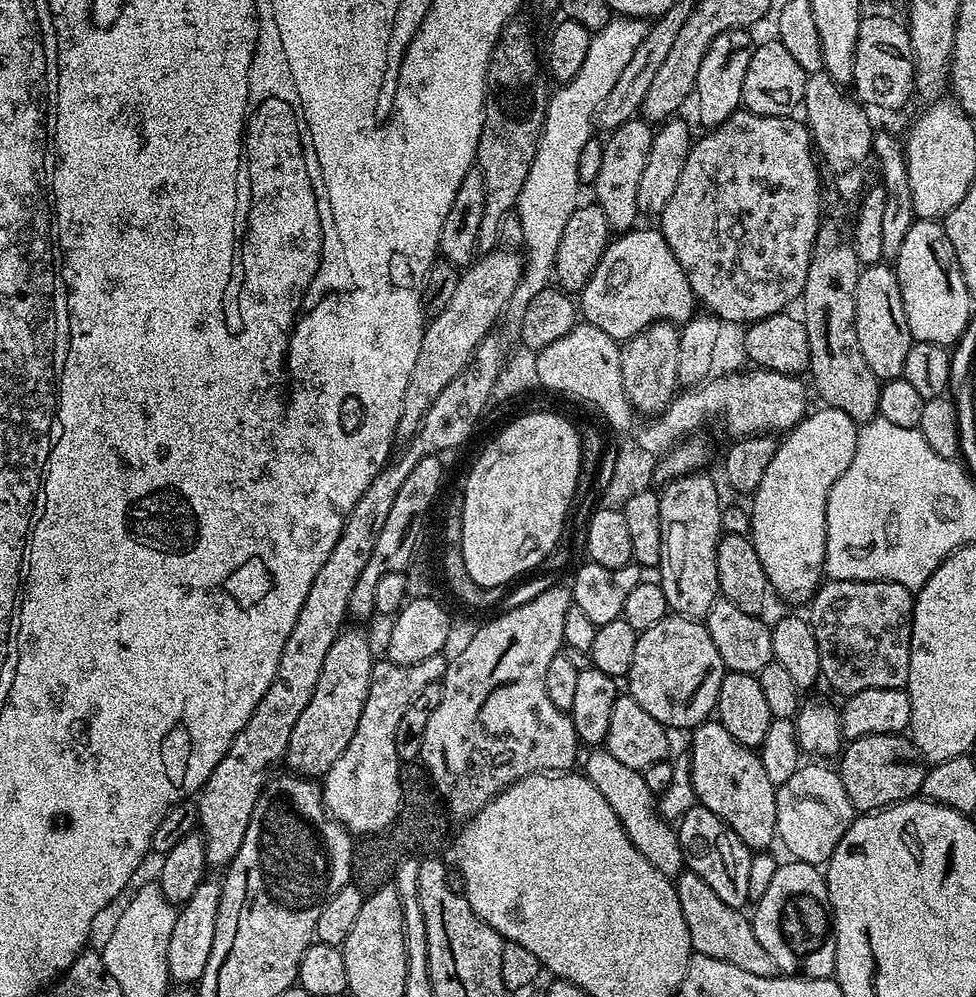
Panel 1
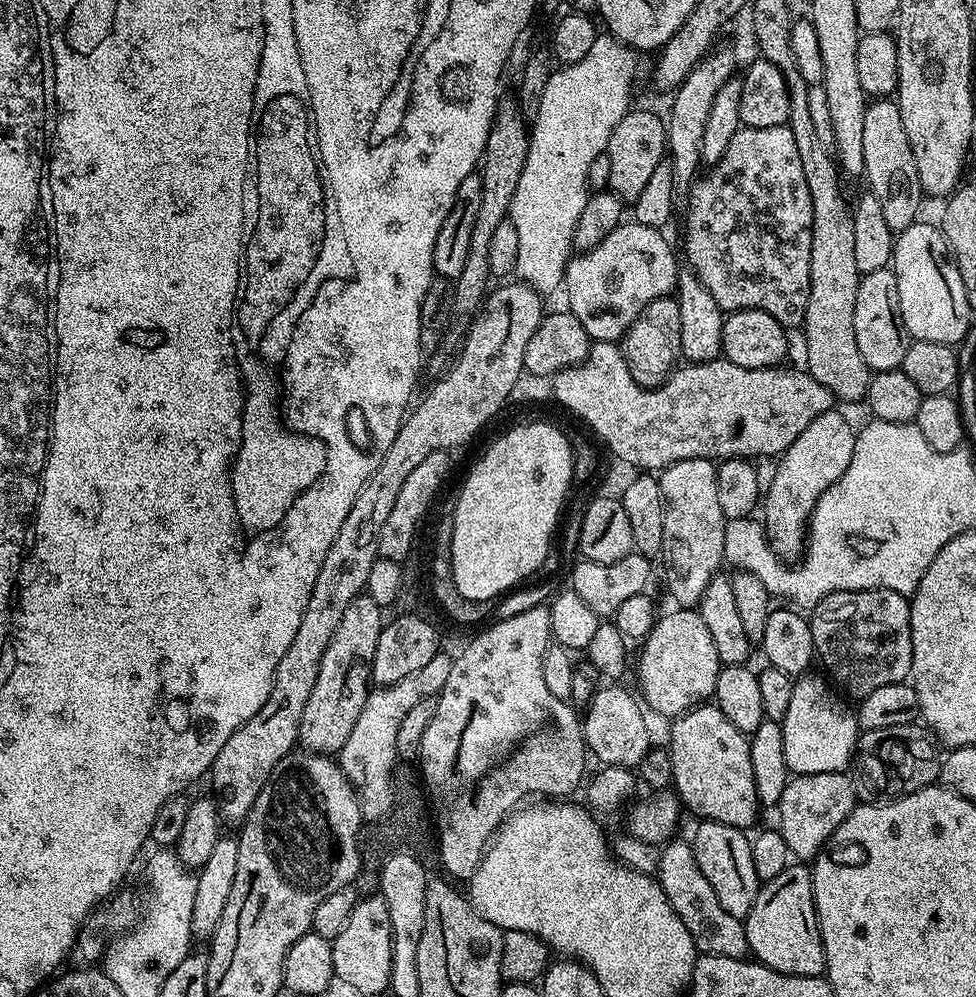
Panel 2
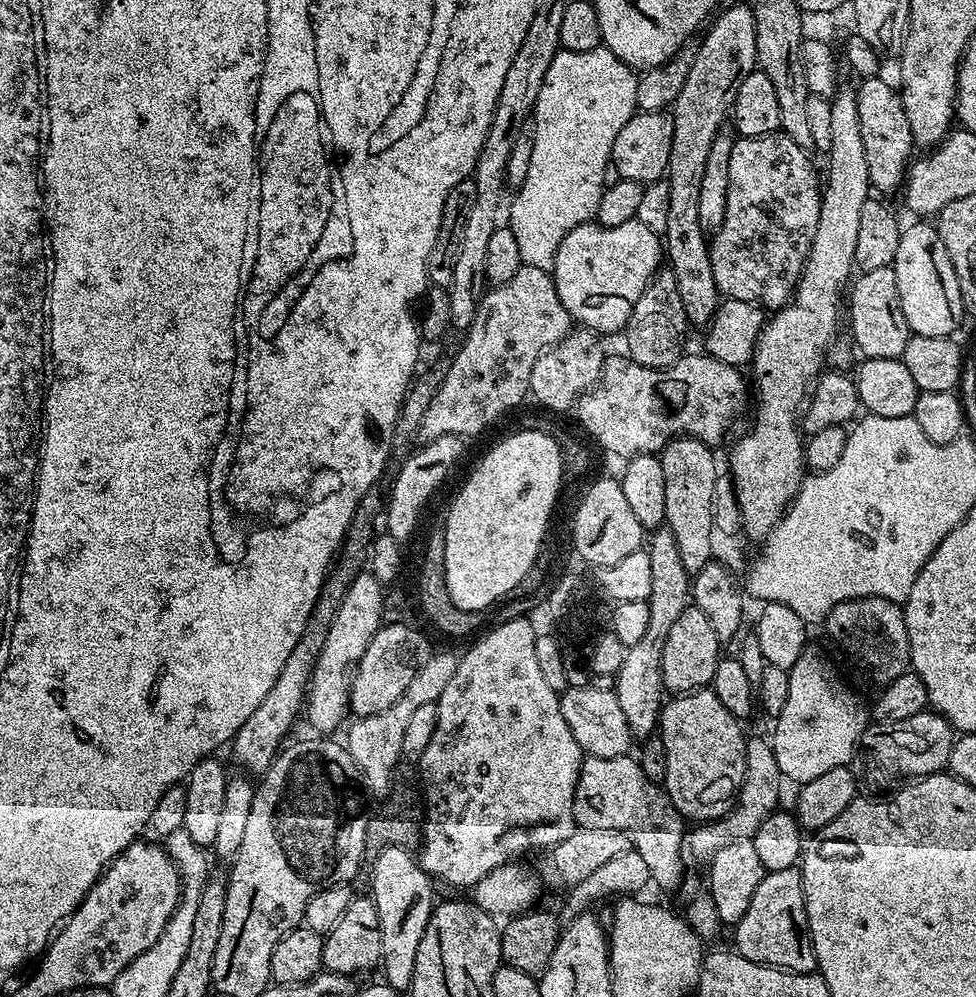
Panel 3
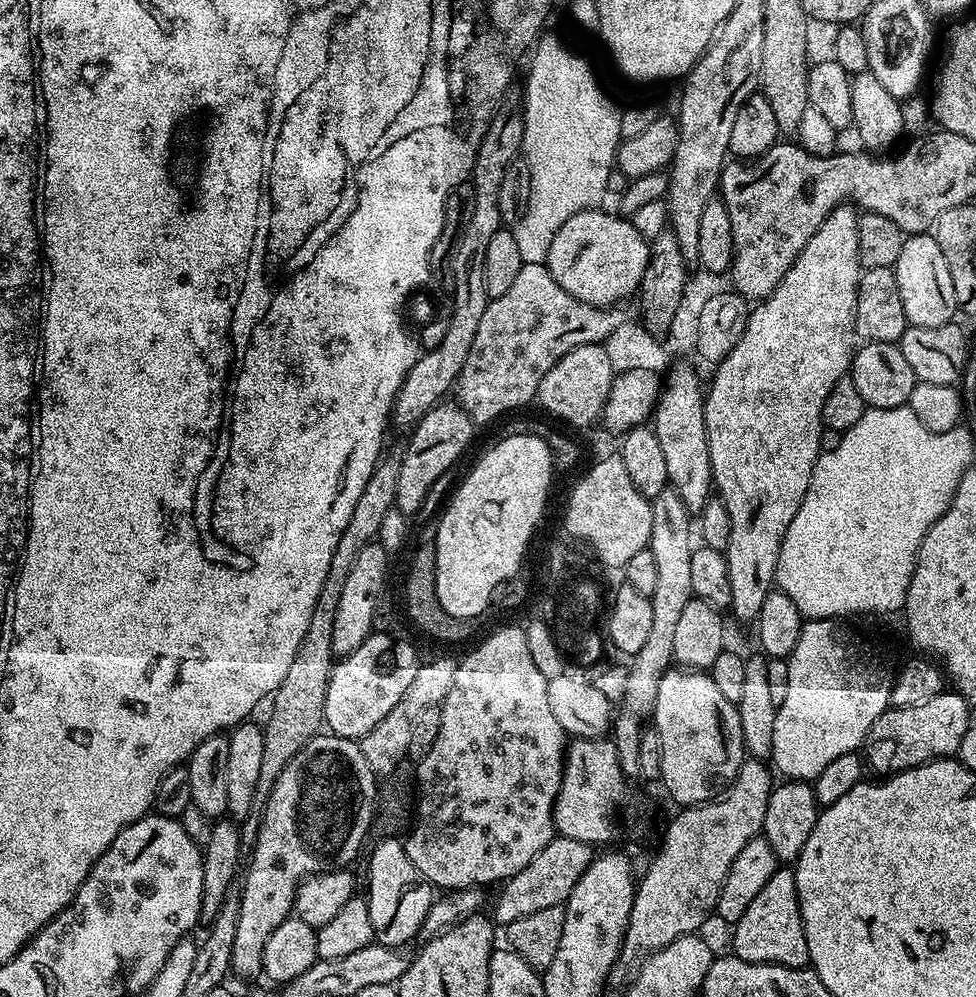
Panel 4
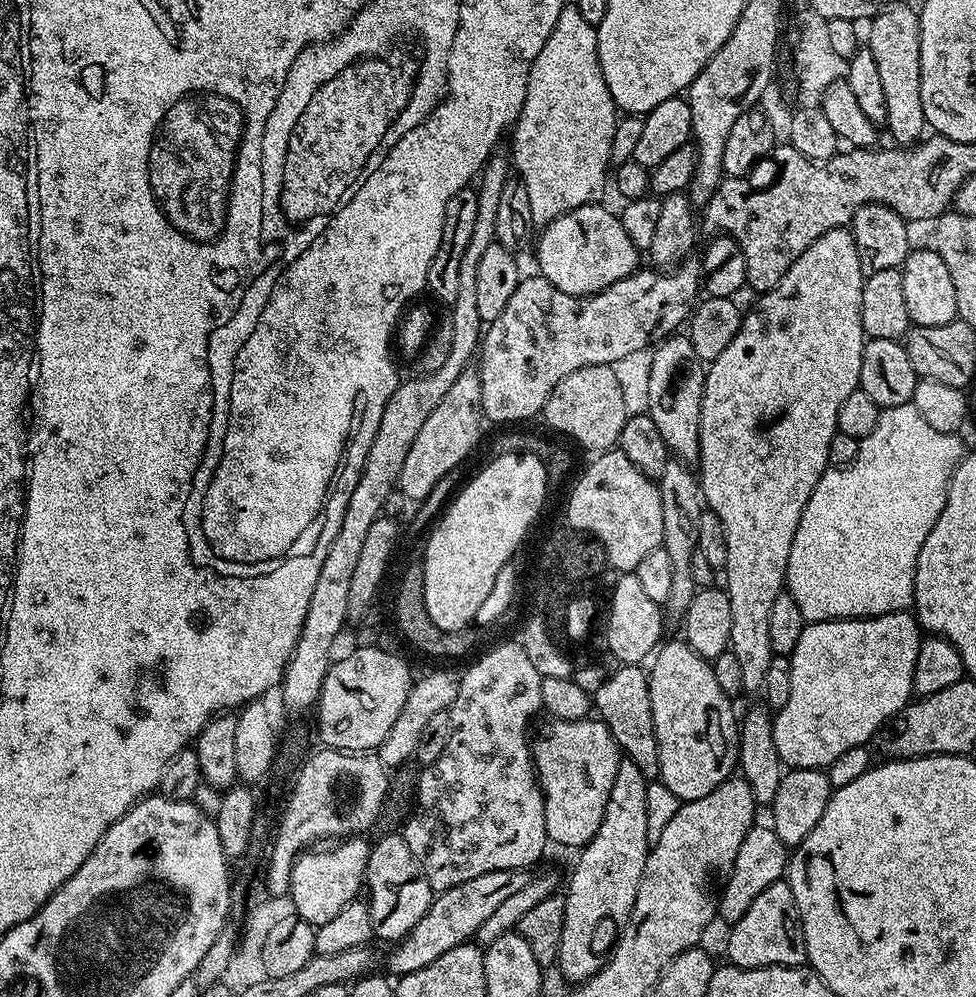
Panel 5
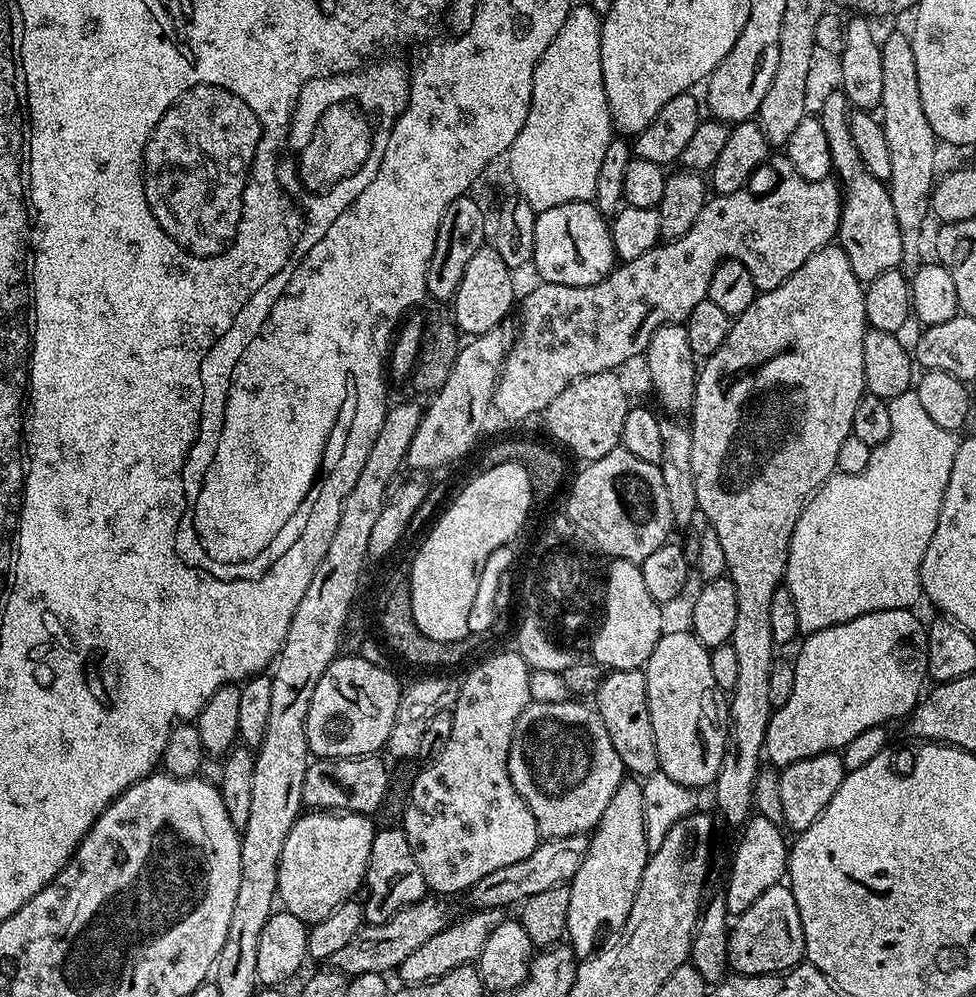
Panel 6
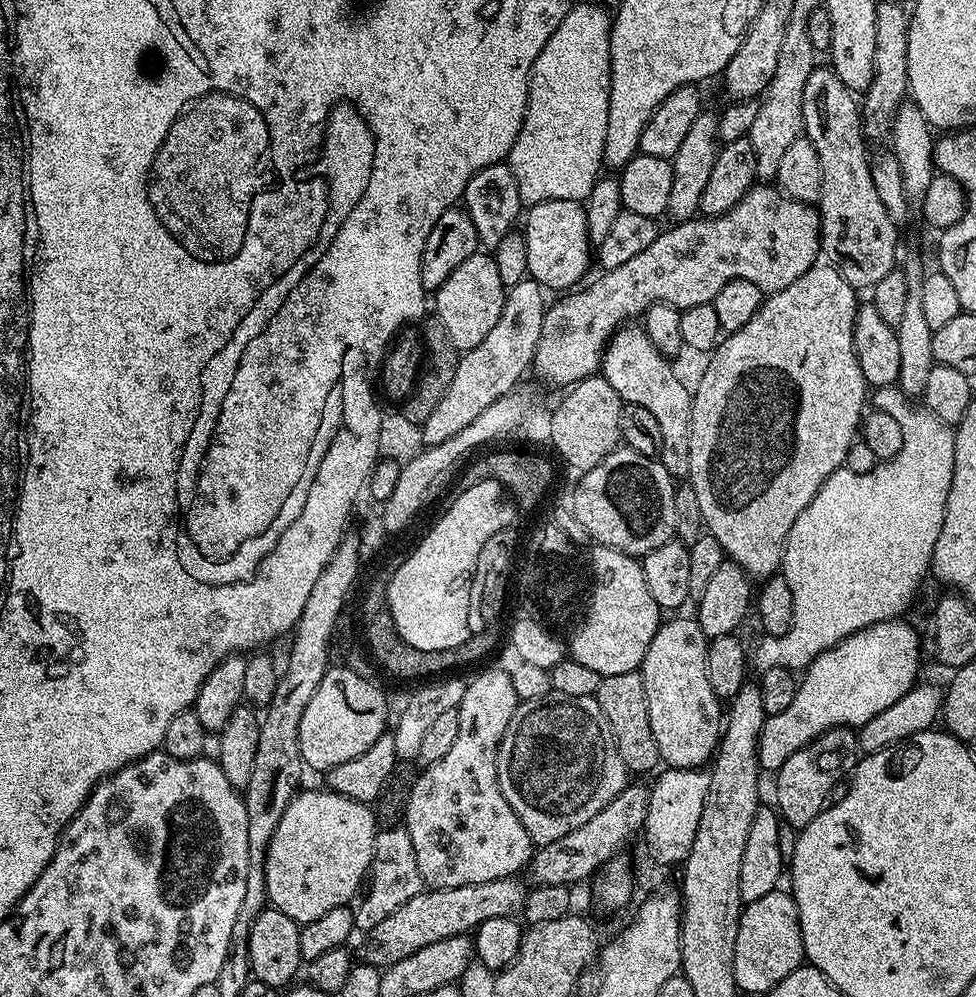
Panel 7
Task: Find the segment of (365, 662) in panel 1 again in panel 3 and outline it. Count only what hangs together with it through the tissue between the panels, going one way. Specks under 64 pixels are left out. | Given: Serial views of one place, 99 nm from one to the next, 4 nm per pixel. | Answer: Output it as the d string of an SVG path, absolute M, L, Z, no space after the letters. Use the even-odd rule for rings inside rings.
M361 571L350 582L333 620L329 622L325 640L312 668L311 683L307 686L306 714L308 710L308 720L316 731L313 733L335 733L332 731L349 719L348 703L352 683L356 677L358 662L362 662L362 654L366 654L366 646L370 646L374 634L378 634L382 626L385 591L385 585L380 584L378 578L372 576L371 571Z

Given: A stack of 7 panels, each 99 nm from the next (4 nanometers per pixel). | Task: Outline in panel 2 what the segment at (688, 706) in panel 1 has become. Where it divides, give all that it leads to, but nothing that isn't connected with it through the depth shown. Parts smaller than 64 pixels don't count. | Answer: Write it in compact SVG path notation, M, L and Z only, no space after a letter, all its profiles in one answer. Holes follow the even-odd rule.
M680 606L657 619L640 652L640 692L643 703L664 716L679 718L716 694L716 683L722 663L699 611Z

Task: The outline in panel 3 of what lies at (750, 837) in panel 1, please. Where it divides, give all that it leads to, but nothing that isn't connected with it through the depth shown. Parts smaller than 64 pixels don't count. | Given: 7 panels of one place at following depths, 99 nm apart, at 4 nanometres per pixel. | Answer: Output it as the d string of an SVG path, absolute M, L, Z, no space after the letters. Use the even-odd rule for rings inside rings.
M711 690L673 695L661 707L658 738L666 746L666 778L662 787L685 821L711 822L731 813L746 766L746 732L740 728L741 721L718 702Z

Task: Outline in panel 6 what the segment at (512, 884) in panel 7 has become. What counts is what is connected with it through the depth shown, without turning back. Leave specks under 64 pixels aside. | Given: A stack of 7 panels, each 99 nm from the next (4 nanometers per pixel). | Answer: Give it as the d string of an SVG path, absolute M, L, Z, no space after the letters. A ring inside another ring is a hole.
M425 898L414 902L386 922L360 928L358 934L354 934L354 938L350 938L350 942L341 946L332 956L331 967L349 978L362 974L395 973L411 952L418 950L418 946L422 946L429 938L434 938L434 934L448 927L450 915L448 916L448 908L444 905L447 903L440 898L432 899L436 900Z

